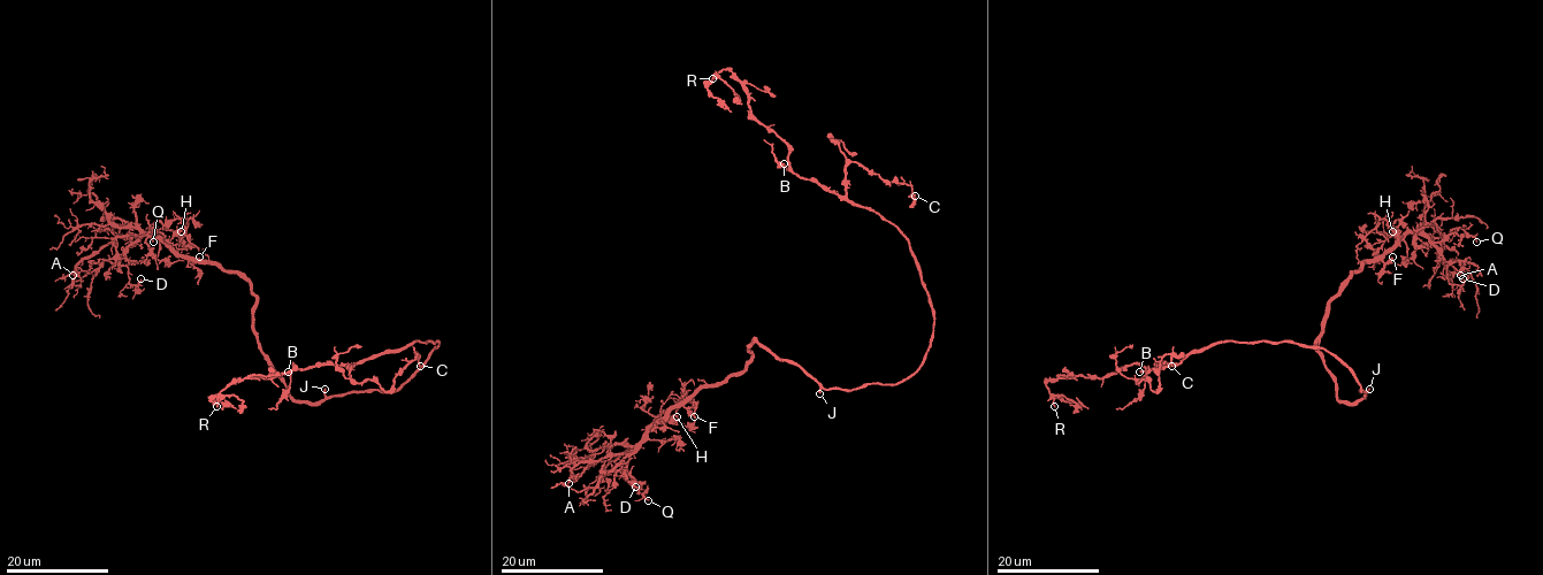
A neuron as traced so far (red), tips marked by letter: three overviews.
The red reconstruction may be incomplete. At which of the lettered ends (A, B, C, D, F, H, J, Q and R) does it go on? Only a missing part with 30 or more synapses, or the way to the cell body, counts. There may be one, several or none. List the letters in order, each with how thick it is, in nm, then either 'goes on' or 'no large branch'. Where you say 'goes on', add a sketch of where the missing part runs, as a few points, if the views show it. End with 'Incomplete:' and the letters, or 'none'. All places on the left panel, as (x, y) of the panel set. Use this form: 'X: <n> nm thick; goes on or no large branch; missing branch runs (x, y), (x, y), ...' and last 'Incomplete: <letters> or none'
A: 130 nm thick; no large branch
B: 170 nm thick; no large branch
C: 140 nm thick; no large branch
D: 90 nm thick; no large branch
F: 320 nm thick; no large branch
H: 190 nm thick; no large branch
J: 220 nm thick; goes on; missing branch runs (325, 389), (285, 332), (266, 275), (224, 223), (190, 197), (52, 160)
Q: 150 nm thick; no large branch
R: 160 nm thick; no large branch
Incomplete: J

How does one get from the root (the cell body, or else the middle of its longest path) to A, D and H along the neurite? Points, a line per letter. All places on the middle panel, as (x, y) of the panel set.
A: (885, 384), (826, 389), (754, 342), (742, 372), (699, 386), (633, 451), (581, 460), (568, 483)
D: (885, 384), (826, 389), (799, 366), (754, 342), (742, 372), (699, 386), (616, 468), (623, 469), (635, 487)
H: (885, 384), (826, 389), (799, 366), (754, 342), (742, 372), (699, 386), (665, 420), (677, 416)

